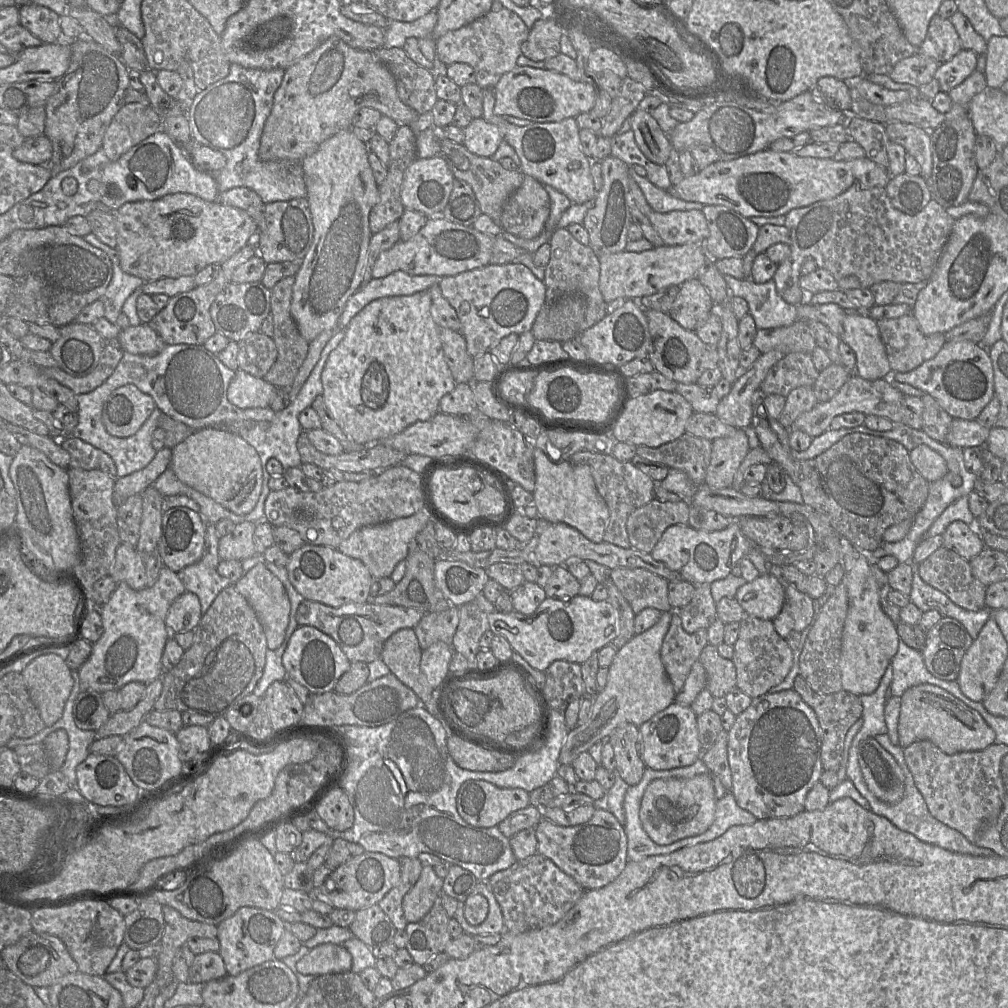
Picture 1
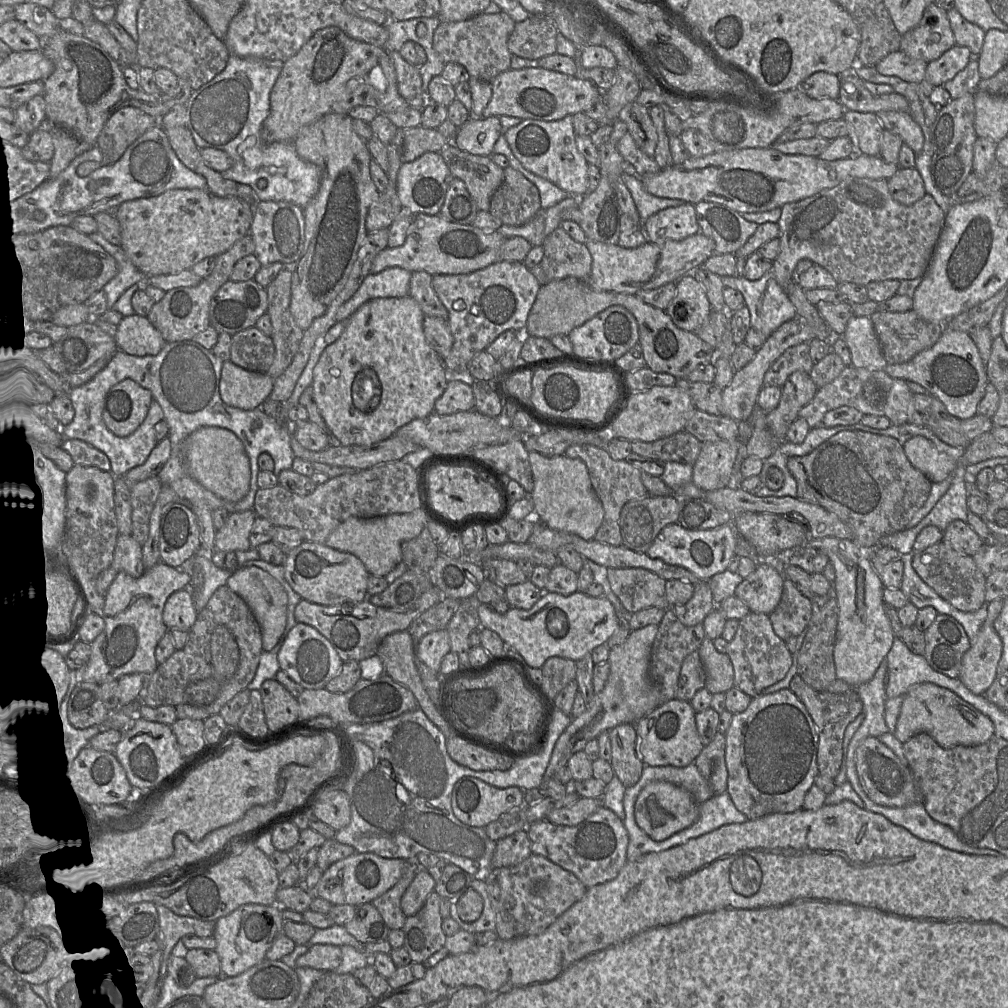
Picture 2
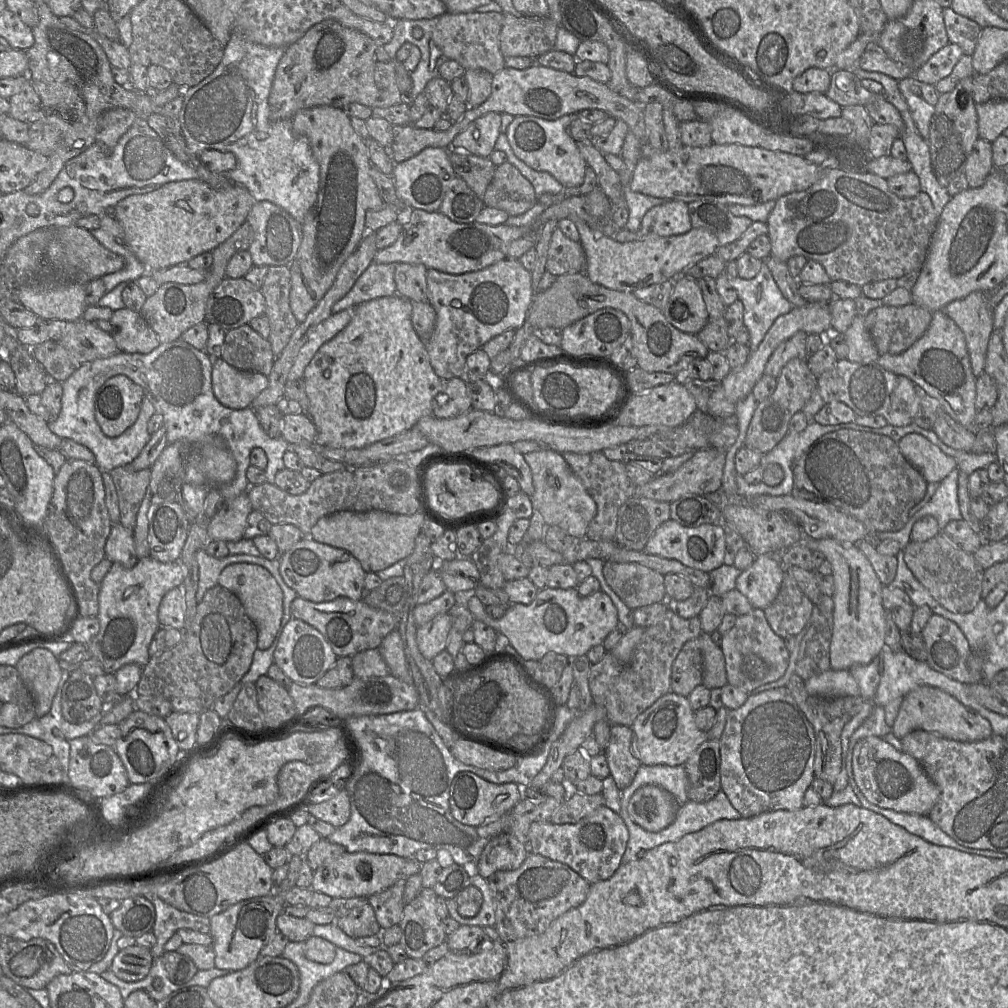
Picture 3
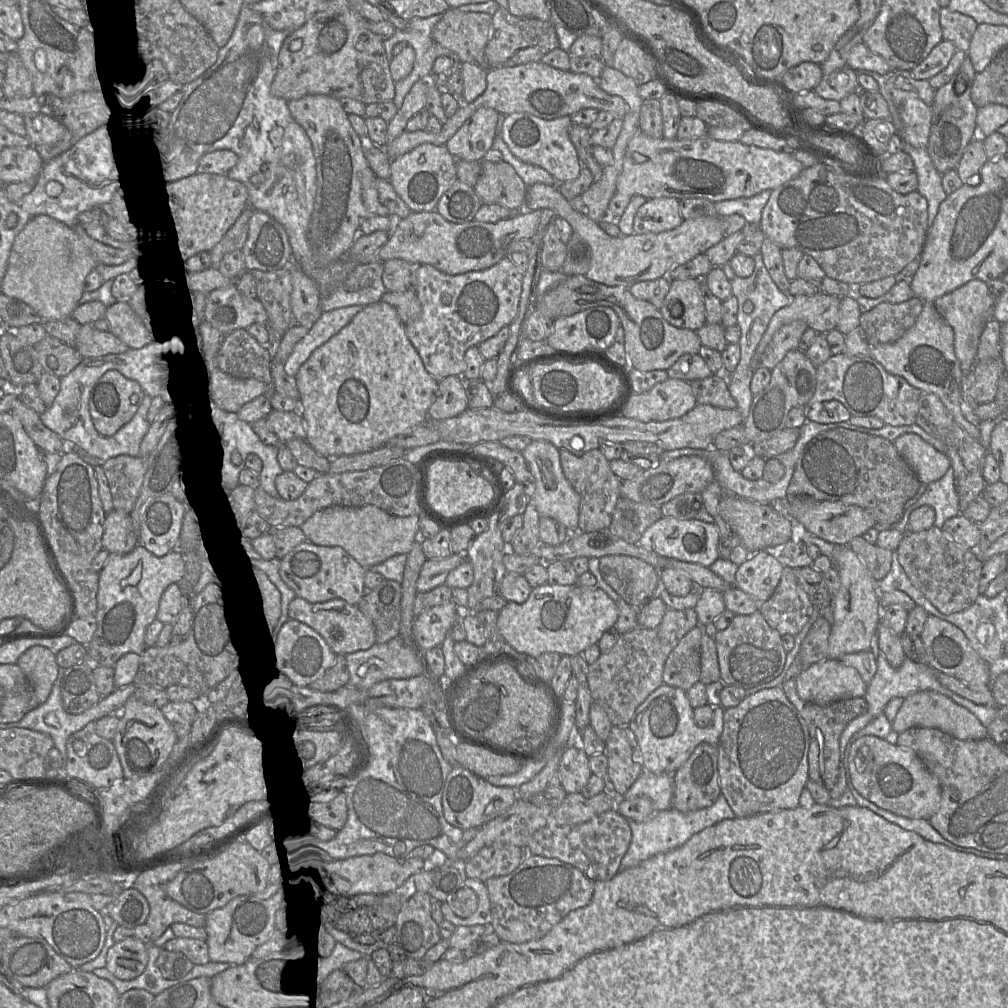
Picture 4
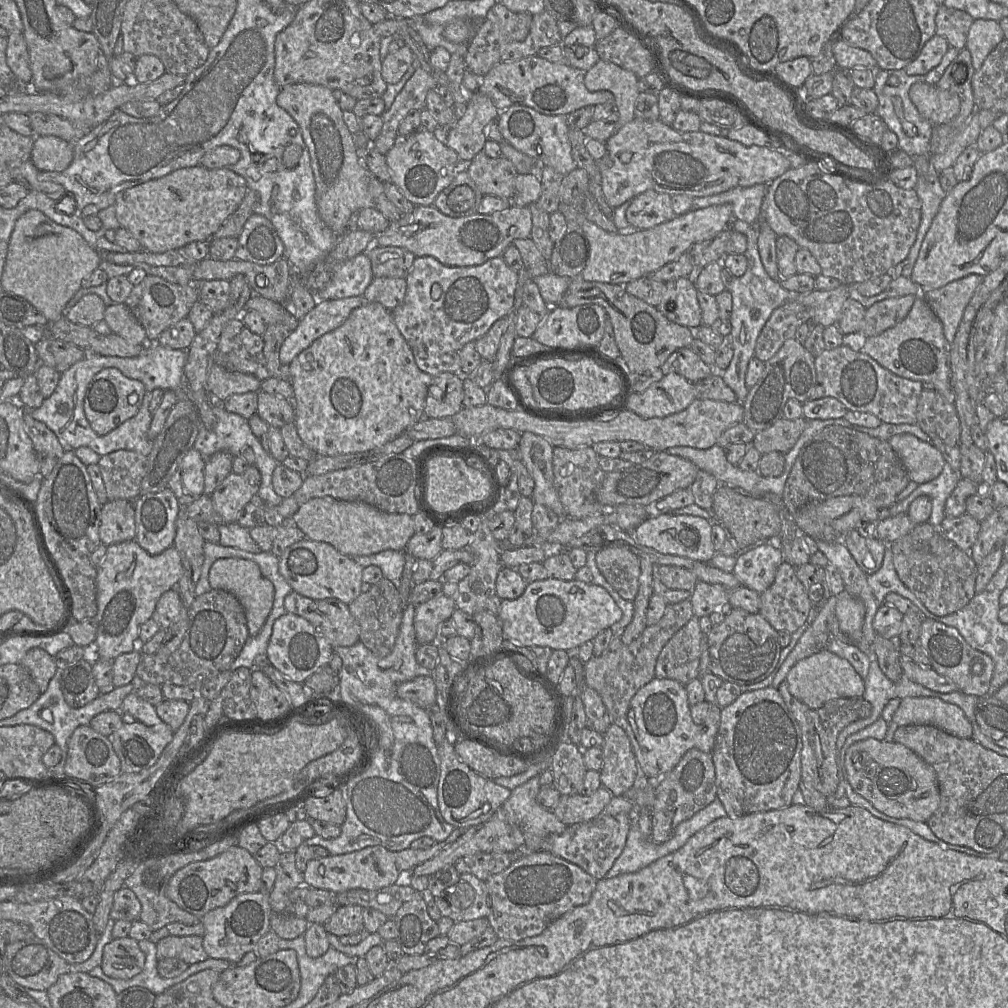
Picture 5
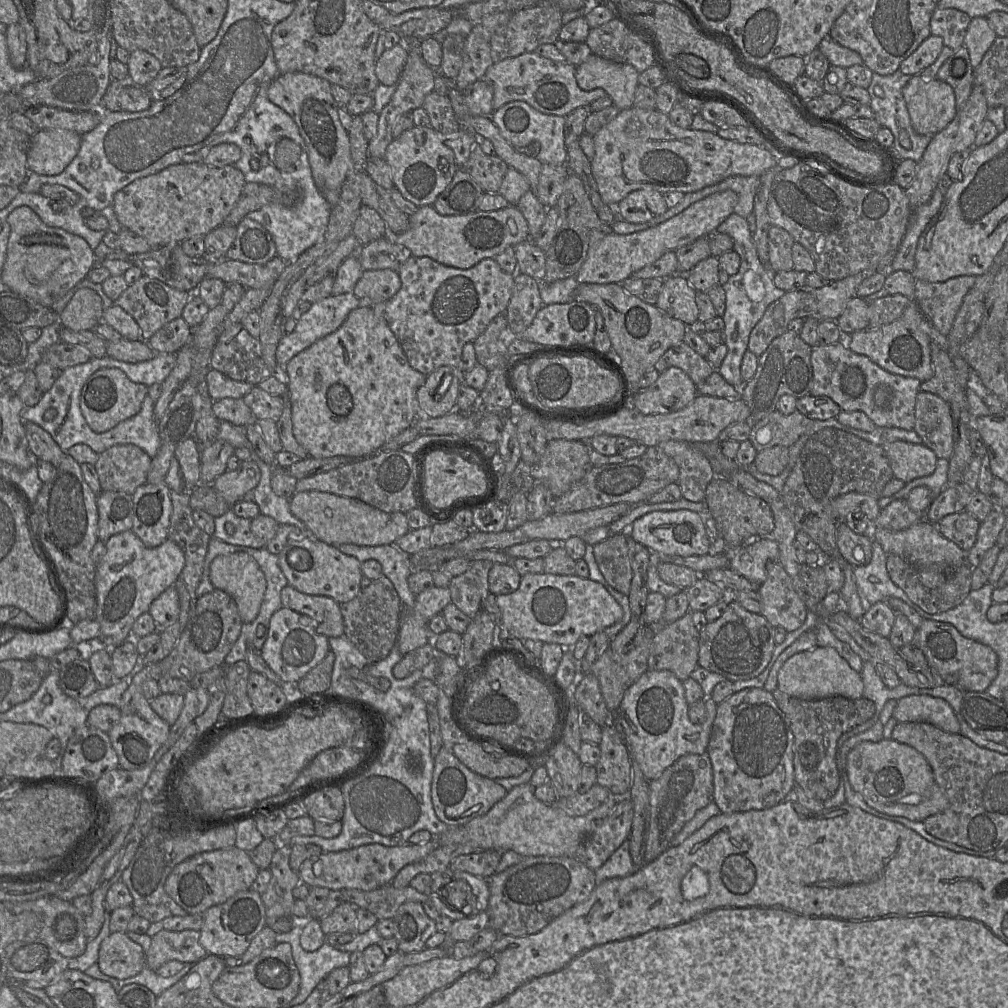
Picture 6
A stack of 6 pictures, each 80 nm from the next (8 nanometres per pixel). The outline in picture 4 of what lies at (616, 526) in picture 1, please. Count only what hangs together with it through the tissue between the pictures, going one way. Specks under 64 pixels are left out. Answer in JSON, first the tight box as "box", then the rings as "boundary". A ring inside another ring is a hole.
{"box":[559,449,622,532],"boundary":[[[559,449],[561,467],[566,479],[580,495],[579,532],[595,532],[609,529],[613,510],[621,498],[622,480],[610,468],[610,461],[598,449],[576,456],[566,449]]]}

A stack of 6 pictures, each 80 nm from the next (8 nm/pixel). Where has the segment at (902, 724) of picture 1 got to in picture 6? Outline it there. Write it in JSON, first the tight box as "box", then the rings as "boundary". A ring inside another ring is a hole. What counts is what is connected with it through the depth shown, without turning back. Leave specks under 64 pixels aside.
{"box":[893,695,960,733],"boundary":[[[908,695],[897,700],[893,718],[900,722],[927,722],[952,733],[960,733],[956,713],[944,699],[930,695]]]}

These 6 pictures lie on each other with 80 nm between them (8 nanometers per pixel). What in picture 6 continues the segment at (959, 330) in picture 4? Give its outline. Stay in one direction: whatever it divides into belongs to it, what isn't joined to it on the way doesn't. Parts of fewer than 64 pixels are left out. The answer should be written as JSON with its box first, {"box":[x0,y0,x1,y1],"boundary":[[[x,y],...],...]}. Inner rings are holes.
{"box":[913,275,975,337],"boundary":[[[973,275],[958,276],[944,282],[916,280],[913,300],[931,324],[947,337],[964,297],[975,282]]]}

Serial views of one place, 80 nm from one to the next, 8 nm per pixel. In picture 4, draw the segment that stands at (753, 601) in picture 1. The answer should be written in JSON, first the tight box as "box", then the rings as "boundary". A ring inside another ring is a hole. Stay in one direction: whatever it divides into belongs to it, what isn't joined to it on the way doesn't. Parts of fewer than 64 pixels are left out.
{"box":[735,551,784,603],"boundary":[[[758,551],[738,566],[735,585],[751,595],[758,603],[769,599],[777,588],[784,565],[772,553]]]}

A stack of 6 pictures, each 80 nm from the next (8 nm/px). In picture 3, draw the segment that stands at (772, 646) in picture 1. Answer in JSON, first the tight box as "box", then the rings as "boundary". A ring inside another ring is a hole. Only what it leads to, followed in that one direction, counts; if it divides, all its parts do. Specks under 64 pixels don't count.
{"box":[721,609,789,693],"boundary":[[[754,609],[749,614],[738,616],[734,626],[721,637],[721,650],[725,657],[728,684],[748,693],[784,676],[789,663],[784,639],[769,626],[763,610]]]}

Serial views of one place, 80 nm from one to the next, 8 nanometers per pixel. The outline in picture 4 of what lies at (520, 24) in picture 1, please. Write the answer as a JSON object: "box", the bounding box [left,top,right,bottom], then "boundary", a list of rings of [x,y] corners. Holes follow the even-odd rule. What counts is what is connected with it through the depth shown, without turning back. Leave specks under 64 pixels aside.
{"box":[432,8,492,68],"boundary":[[[449,8],[432,31],[433,40],[458,56],[458,62],[489,68],[485,46],[491,38],[492,16],[480,12],[461,12]]]}

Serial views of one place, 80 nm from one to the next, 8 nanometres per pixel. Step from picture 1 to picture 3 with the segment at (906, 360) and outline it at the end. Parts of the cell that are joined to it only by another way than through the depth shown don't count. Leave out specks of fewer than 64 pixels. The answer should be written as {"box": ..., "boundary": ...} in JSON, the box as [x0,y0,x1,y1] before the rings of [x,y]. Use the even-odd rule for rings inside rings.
{"box":[864,303,932,355],"boundary":[[[911,303],[902,307],[880,306],[864,317],[864,325],[872,337],[879,354],[898,355],[910,348],[927,331],[932,312]]]}

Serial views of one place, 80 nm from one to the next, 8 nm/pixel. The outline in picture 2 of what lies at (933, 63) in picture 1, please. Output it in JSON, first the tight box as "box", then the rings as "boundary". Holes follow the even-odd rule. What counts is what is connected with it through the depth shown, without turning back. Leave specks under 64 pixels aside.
{"box":[874,51,927,83],"boundary":[[[901,51],[887,55],[874,68],[886,76],[895,76],[909,83],[920,83],[925,78],[927,63],[908,57]]]}

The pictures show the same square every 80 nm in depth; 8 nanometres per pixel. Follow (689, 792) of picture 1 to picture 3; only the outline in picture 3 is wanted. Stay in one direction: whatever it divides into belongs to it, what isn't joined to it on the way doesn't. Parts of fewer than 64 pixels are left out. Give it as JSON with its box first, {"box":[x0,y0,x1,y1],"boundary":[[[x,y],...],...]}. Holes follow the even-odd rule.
{"box":[627,785,679,832],"boundary":[[[647,785],[632,796],[627,811],[632,820],[645,830],[660,832],[674,822],[679,807],[669,792]]]}

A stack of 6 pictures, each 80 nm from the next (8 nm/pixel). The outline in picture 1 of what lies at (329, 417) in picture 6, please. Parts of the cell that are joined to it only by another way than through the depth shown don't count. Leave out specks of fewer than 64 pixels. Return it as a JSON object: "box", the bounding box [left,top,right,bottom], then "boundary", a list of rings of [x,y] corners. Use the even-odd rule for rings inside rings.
{"box":[321,290,456,445],"boundary":[[[427,290],[411,295],[387,296],[375,299],[368,303],[350,320],[345,329],[343,339],[329,354],[321,373],[321,382],[323,386],[322,397],[325,406],[334,421],[339,425],[342,431],[356,443],[370,445],[402,431],[404,428],[416,421],[427,421],[431,419],[437,412],[439,412],[440,399],[454,389],[456,381],[454,380],[445,360],[442,342],[439,336],[439,326],[431,316],[430,307],[431,296]]]}

